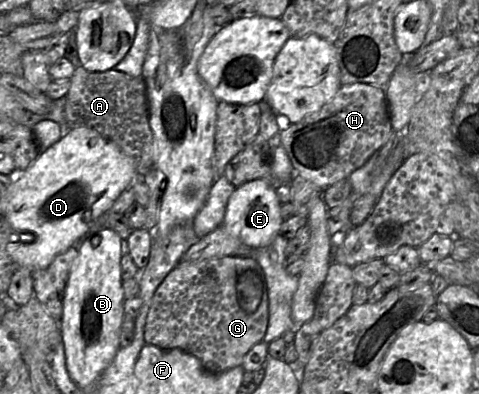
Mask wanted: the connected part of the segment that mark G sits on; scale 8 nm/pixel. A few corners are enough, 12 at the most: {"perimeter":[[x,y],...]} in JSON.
{"perimeter":[[253,257],[180,261],[144,340],[211,373],[263,341],[267,281]]}

